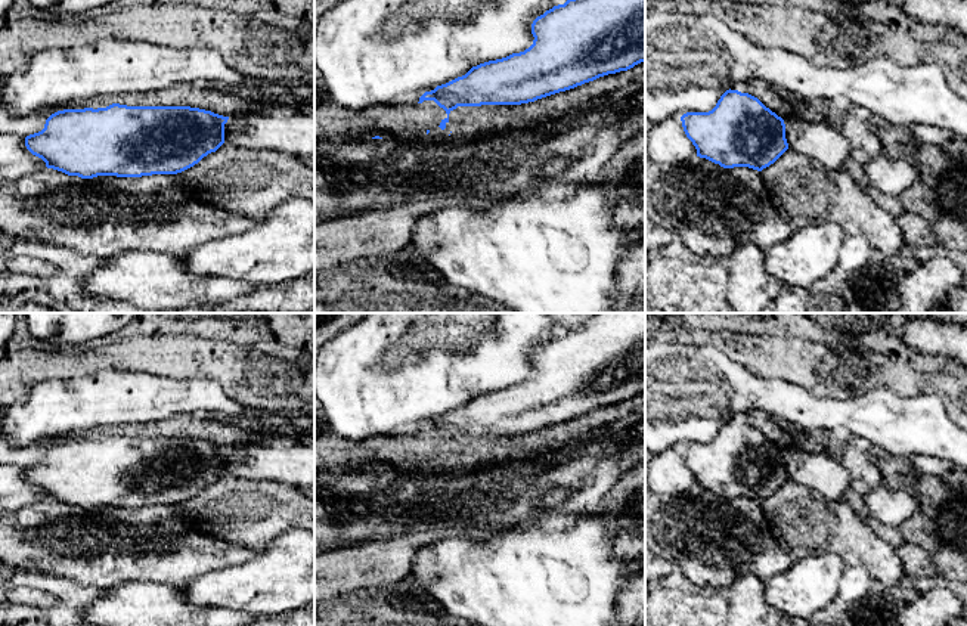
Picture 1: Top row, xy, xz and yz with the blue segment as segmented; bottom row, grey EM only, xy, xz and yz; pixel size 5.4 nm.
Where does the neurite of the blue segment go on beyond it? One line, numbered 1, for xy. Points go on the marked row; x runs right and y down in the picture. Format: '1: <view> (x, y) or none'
1: none

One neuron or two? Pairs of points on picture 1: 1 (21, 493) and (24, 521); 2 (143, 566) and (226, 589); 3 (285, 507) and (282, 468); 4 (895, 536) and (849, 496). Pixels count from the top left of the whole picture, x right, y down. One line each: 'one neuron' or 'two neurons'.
1: two neurons
2: two neurons
3: two neurons
4: one neuron

